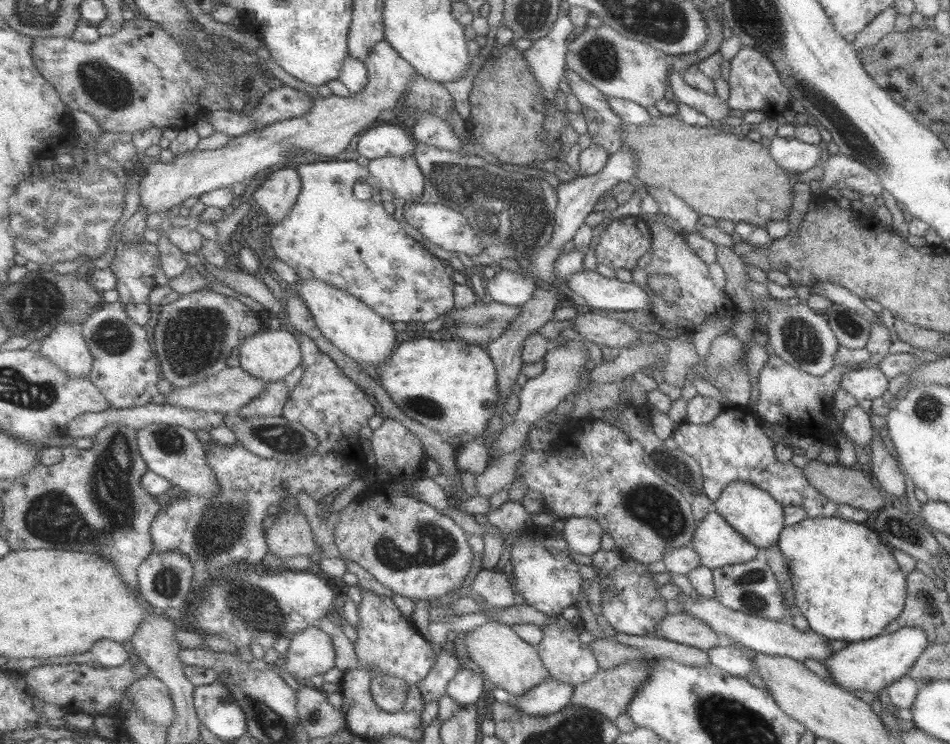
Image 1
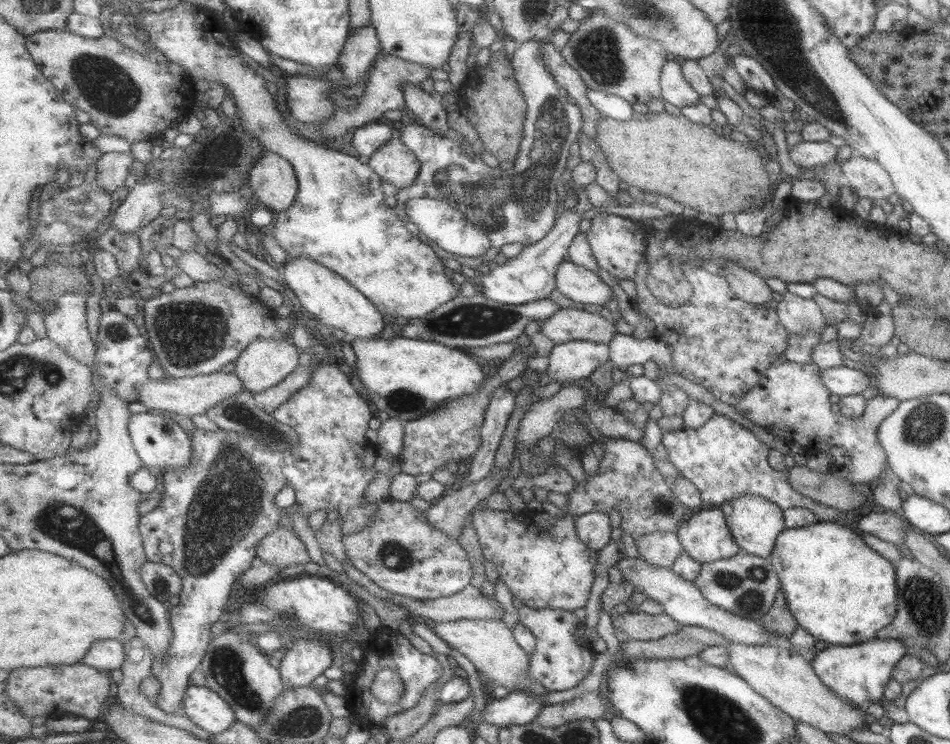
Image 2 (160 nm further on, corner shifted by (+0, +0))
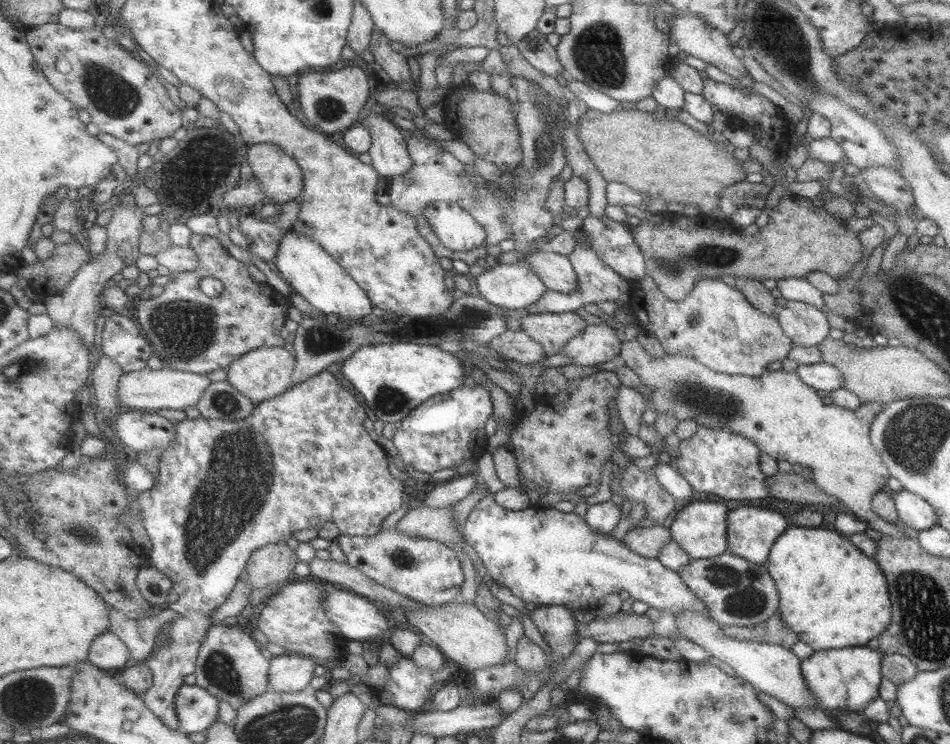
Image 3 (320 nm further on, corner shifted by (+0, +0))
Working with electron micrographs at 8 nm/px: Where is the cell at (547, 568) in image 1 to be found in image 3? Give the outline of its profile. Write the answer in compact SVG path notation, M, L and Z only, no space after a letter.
M487 491L469 514L463 534L483 560L487 573L493 580L504 585L524 602L538 605L565 606L571 611L593 606L609 592L625 590L634 600L645 602L649 607L673 616L679 611L693 611L708 616L705 605L680 579L676 571L665 568L656 558L633 552L611 535L593 530L584 517L575 512L565 513L552 506L533 505L525 510L509 510L496 501L493 492Z

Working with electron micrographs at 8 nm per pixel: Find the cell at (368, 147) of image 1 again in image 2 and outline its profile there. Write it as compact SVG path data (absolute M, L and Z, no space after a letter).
M369 123L354 130L351 144L359 155L373 157L376 152L380 151L380 148L383 147L385 143L388 143L397 133L398 126L391 128L391 126L388 126L387 124Z

